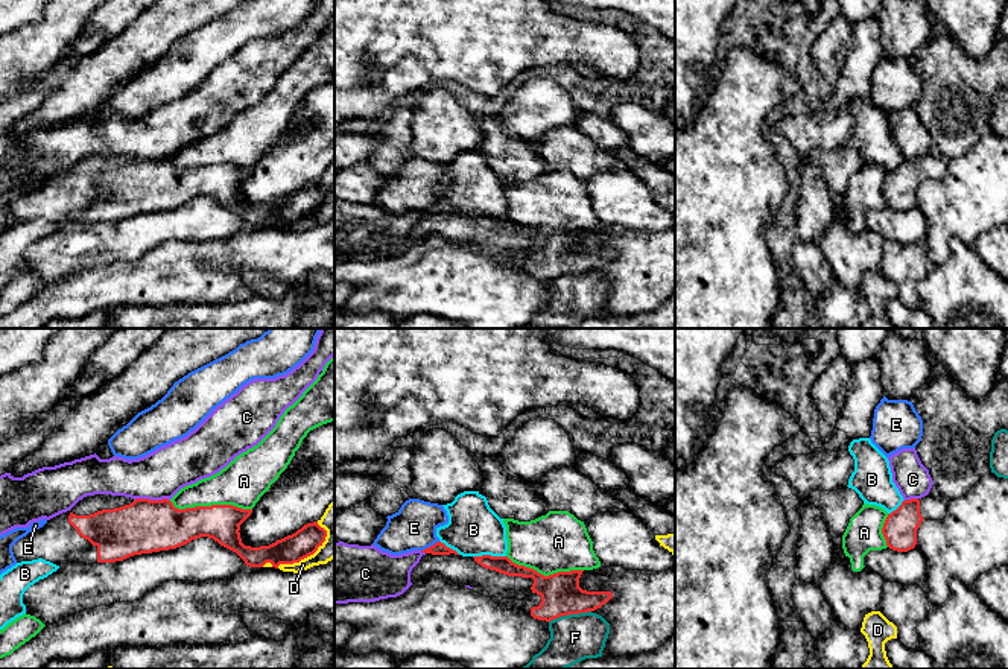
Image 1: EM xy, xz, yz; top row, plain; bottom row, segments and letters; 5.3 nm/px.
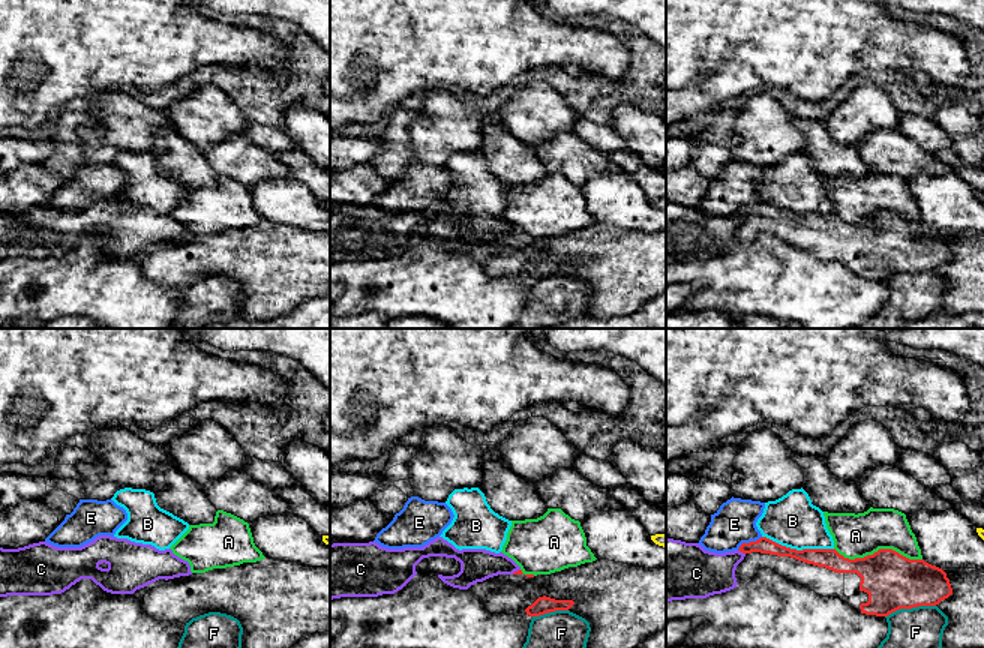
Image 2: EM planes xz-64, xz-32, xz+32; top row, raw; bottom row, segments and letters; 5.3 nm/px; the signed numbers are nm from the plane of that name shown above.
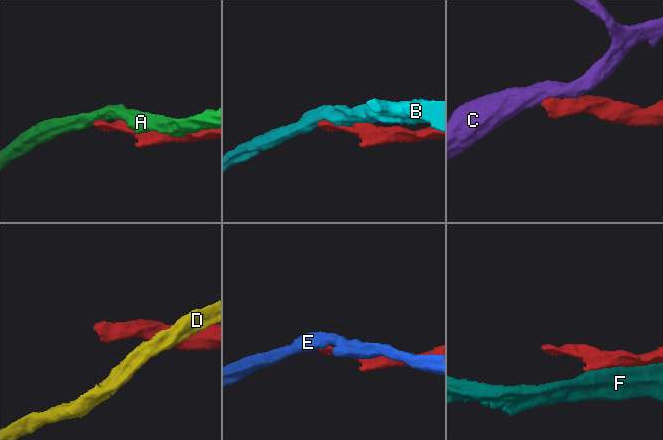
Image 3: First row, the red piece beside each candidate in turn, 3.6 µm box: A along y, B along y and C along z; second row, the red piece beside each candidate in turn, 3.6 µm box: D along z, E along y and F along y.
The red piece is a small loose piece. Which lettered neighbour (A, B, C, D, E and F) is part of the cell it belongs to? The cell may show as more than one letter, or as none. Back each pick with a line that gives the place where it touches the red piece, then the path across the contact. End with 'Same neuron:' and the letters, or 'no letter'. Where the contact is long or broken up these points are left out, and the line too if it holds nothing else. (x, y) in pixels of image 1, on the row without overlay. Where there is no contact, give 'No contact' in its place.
Same neuron: no letter

